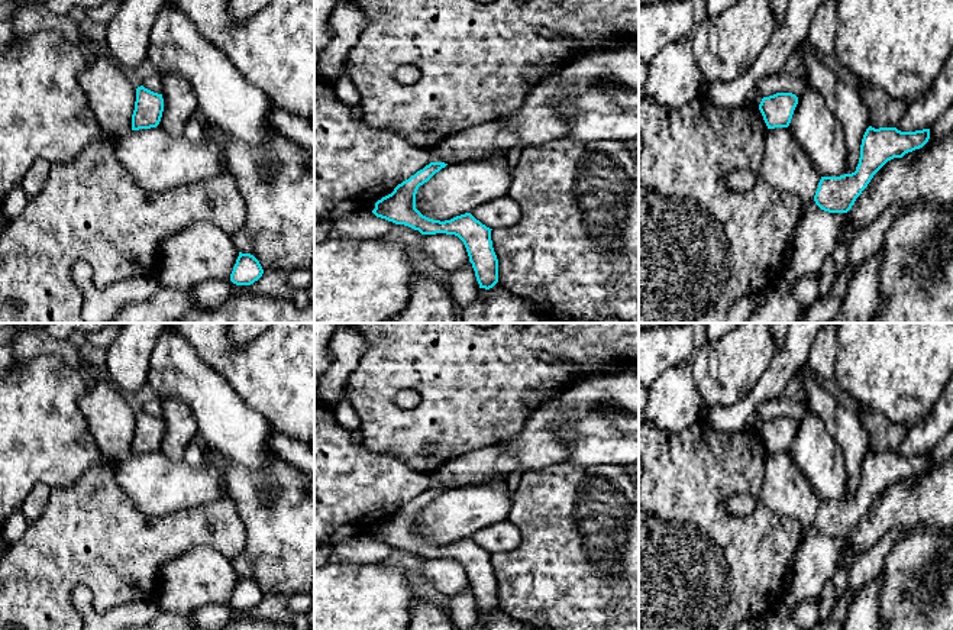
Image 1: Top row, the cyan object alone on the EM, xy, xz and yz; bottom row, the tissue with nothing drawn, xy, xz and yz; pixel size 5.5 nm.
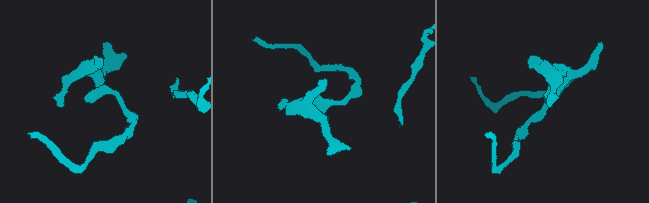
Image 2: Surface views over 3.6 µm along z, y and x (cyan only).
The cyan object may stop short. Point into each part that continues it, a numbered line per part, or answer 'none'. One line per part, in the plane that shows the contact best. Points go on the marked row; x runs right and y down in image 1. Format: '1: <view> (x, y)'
none

